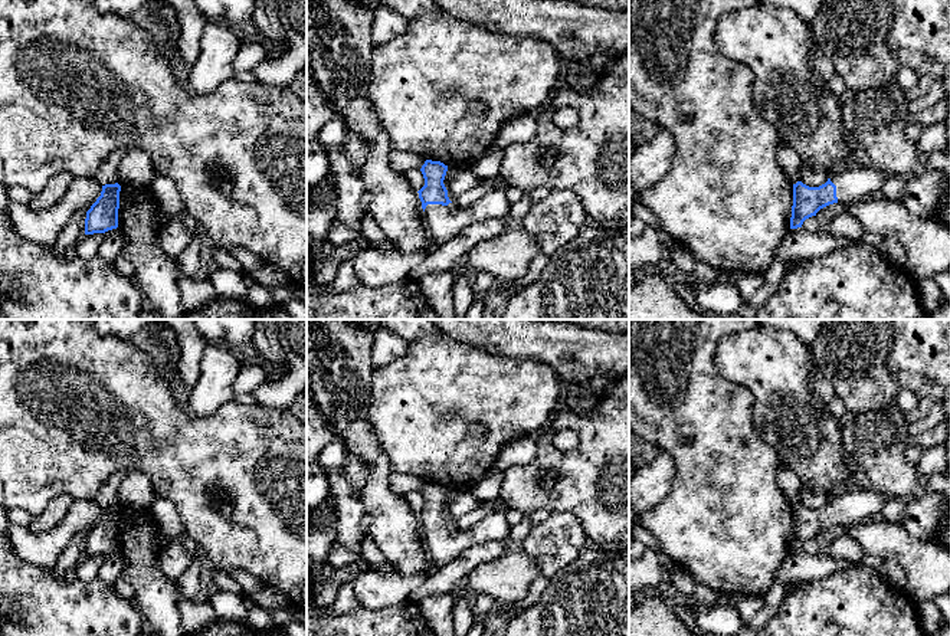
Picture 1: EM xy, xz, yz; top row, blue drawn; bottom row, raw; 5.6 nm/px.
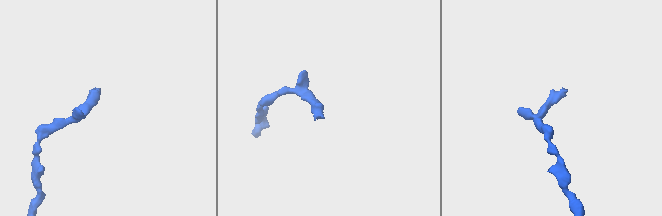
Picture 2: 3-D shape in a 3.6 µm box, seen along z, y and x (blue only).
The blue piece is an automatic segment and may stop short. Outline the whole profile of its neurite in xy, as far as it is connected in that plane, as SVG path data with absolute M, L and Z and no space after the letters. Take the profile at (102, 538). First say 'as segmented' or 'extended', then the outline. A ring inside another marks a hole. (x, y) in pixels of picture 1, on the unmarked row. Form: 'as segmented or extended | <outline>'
as segmented | M118 505L102 508L101 518L86 534L85 557L105 555L118 550L119 514Z

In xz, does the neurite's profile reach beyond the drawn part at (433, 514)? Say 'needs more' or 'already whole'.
needs more

